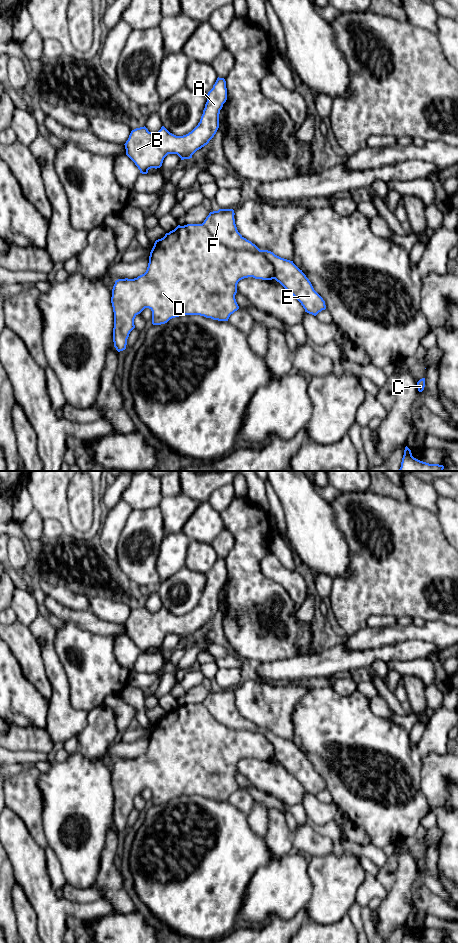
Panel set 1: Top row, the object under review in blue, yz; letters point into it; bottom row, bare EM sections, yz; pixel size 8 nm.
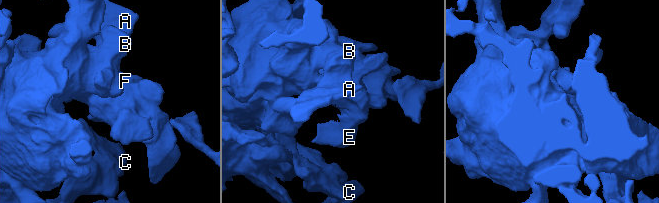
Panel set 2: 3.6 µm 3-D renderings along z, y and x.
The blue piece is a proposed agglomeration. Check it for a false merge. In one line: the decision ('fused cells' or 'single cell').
single cell

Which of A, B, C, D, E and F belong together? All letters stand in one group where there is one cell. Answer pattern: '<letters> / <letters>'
A B C D E F

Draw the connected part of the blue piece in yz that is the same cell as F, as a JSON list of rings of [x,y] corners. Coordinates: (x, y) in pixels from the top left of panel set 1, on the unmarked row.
[[[233,689],[210,692],[202,704],[178,705],[155,721],[144,754],[134,759],[118,759],[112,769],[114,792],[113,822],[118,832],[126,829],[134,799],[145,788],[152,791],[152,804],[161,805],[183,795],[200,795],[218,801],[228,801],[239,789],[235,775],[237,764],[248,757],[275,759],[303,786],[316,796],[326,789],[325,781],[293,741],[268,730],[260,730],[237,710]]]

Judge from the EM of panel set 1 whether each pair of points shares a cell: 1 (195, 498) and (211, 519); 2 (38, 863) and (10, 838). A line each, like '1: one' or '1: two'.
1: one
2: one

